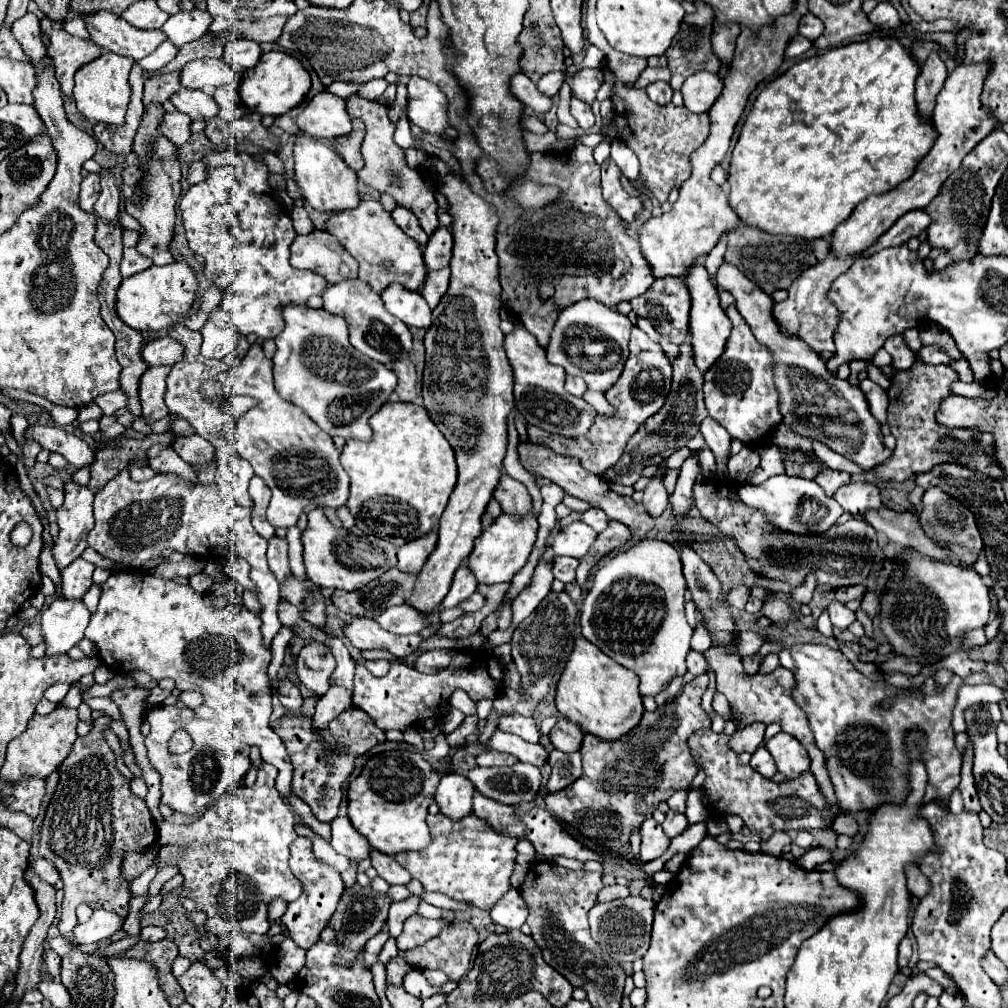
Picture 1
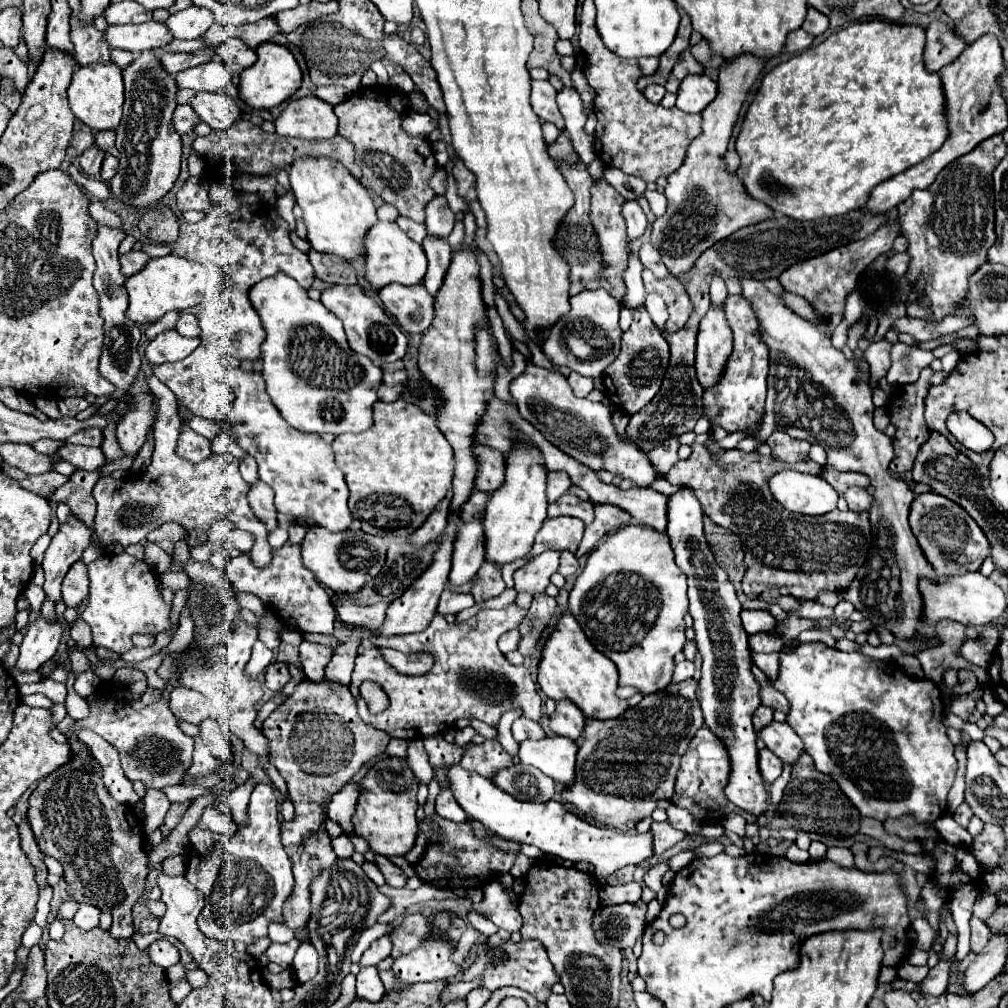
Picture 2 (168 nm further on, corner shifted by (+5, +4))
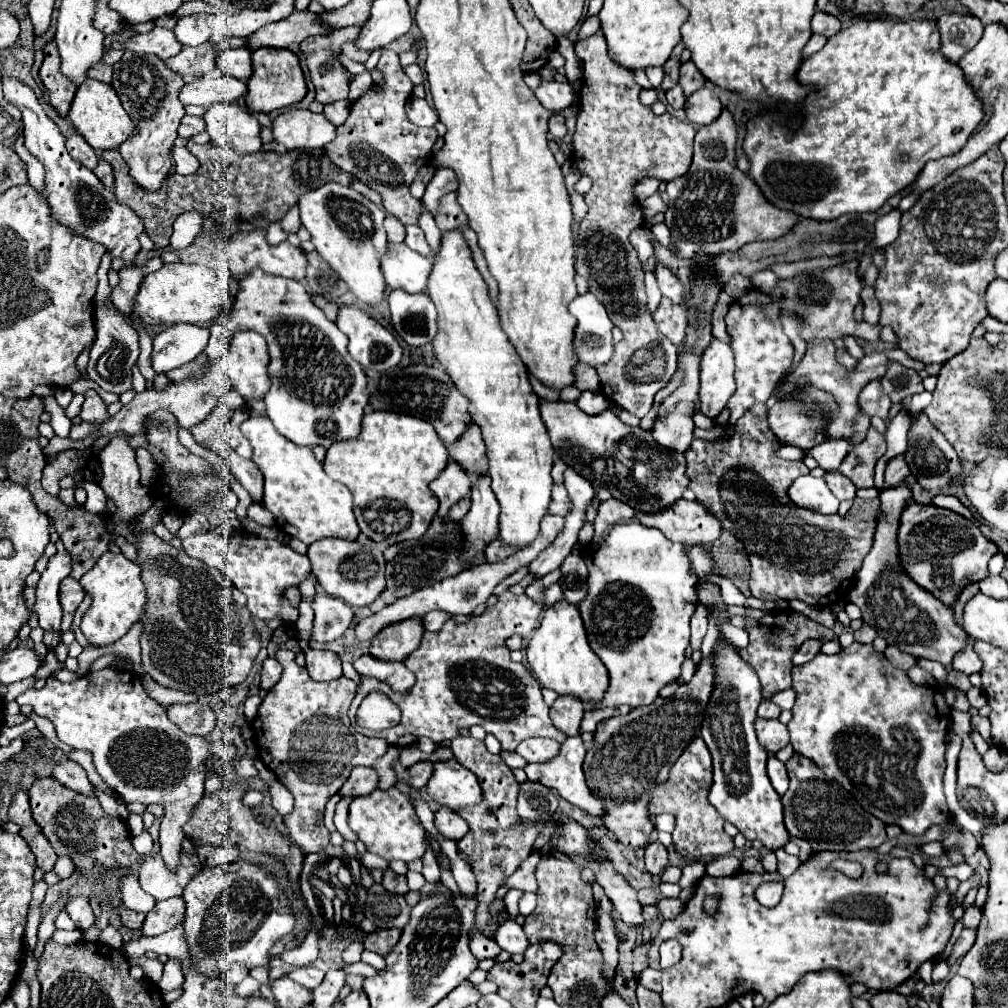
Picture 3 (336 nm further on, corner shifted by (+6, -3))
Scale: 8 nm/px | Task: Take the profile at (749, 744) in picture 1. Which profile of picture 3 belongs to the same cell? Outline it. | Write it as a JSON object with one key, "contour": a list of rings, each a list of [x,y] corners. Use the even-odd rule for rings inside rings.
{"contour":[[[763,700],[761,706],[759,706],[759,710],[757,710],[757,716],[759,716],[759,718],[765,718],[765,720],[779,718],[779,714],[781,714],[781,708],[779,708],[777,704],[769,702],[769,700]]]}

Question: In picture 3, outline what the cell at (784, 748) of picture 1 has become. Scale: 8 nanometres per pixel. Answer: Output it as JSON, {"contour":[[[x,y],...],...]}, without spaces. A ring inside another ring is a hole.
{"contour":[[[757,720],[755,730],[759,744],[771,754],[783,750],[789,744],[789,730],[779,720]]]}

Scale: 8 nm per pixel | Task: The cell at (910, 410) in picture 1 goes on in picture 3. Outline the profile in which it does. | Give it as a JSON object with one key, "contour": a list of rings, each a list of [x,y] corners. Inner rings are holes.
{"contour":[[[895,456],[885,468],[885,484],[887,486],[899,486],[899,484],[903,484],[907,480],[909,474],[911,472],[909,472],[909,466],[907,466],[905,458],[903,456]]]}

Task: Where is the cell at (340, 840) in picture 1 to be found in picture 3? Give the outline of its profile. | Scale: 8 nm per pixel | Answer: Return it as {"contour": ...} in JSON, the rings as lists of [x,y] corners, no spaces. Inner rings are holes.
{"contour":[[[355,768],[347,782],[341,786],[341,798],[359,798],[369,796],[379,784],[379,774],[373,768]]]}

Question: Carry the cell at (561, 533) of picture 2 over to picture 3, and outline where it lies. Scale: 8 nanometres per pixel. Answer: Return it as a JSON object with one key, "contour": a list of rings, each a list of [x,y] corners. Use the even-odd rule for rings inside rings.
{"contour":[[[547,514],[543,518],[543,524],[541,524],[541,532],[539,532],[539,538],[535,540],[535,544],[531,544],[531,548],[525,548],[523,552],[515,552],[511,554],[507,560],[499,562],[499,564],[479,564],[479,566],[473,566],[469,570],[463,570],[459,572],[457,576],[451,576],[451,578],[445,578],[441,582],[435,582],[433,586],[427,586],[427,588],[421,588],[419,592],[413,592],[411,596],[405,596],[405,598],[399,598],[395,604],[389,604],[387,608],[383,608],[381,612],[377,614],[371,614],[369,618],[361,620],[357,626],[355,626],[355,642],[367,642],[371,640],[381,628],[393,624],[393,622],[401,622],[401,620],[407,620],[411,616],[423,616],[431,610],[445,610],[449,614],[471,614],[475,612],[479,606],[483,606],[487,602],[487,598],[493,594],[493,588],[505,580],[507,576],[511,576],[513,572],[517,572],[519,568],[531,564],[531,560],[535,560],[539,556],[539,552],[543,552],[545,548],[549,548],[553,544],[553,540],[557,538],[559,530],[563,530],[563,524],[565,520],[561,516],[551,516]]]}

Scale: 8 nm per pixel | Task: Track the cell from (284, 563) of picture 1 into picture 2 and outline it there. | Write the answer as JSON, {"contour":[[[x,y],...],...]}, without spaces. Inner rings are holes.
{"contour":[[[256,481],[250,485],[248,503],[250,503],[252,511],[256,513],[256,517],[260,517],[264,521],[268,531],[276,529],[278,523],[276,523],[274,497],[272,497],[272,489],[268,489],[268,485],[264,485],[264,481]]]}

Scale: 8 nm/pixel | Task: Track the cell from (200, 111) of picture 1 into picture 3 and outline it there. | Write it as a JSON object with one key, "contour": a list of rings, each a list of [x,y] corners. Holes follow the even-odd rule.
{"contour":[[[233,102],[211,104],[203,114],[207,134],[221,148],[237,148],[237,152],[257,152],[261,148],[259,122]]]}

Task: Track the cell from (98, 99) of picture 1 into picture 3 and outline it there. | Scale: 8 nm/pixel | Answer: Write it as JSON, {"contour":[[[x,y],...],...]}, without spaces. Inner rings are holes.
{"contour":[[[87,78],[77,88],[77,94],[73,98],[73,104],[71,104],[71,110],[67,116],[73,122],[77,134],[81,134],[97,152],[117,148],[117,144],[127,140],[127,136],[131,136],[131,132],[133,132],[131,118],[127,116],[125,108],[121,106],[119,96],[113,90],[113,86],[101,84],[99,80],[93,80],[93,78]]]}

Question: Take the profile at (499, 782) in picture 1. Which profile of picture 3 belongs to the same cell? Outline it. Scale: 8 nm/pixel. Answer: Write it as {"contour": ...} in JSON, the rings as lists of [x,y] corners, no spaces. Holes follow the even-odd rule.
{"contour":[[[525,780],[519,786],[519,804],[517,804],[521,818],[535,818],[547,820],[557,810],[557,796],[553,790],[539,782]]]}

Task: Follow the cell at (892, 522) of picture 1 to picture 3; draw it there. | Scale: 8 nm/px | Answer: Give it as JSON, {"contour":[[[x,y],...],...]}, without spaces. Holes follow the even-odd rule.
{"contour":[[[825,472],[825,482],[829,486],[829,490],[843,502],[843,500],[855,500],[855,492],[857,488],[851,484],[851,480],[847,480],[843,474],[839,472]]]}

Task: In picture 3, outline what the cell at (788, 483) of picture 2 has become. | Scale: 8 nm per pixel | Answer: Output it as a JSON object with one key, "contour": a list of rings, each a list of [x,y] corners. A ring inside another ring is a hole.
{"contour":[[[799,476],[787,490],[791,502],[799,508],[807,508],[819,514],[835,514],[839,510],[839,500],[831,494],[823,478]]]}

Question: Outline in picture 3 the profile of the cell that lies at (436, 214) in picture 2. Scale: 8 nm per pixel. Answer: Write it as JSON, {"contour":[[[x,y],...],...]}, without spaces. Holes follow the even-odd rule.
{"contour":[[[437,168],[437,172],[435,172],[433,180],[427,184],[427,190],[423,196],[425,208],[435,216],[435,212],[439,210],[441,196],[447,192],[455,192],[457,188],[459,188],[459,184],[457,184],[455,172],[451,172],[449,168]]]}

